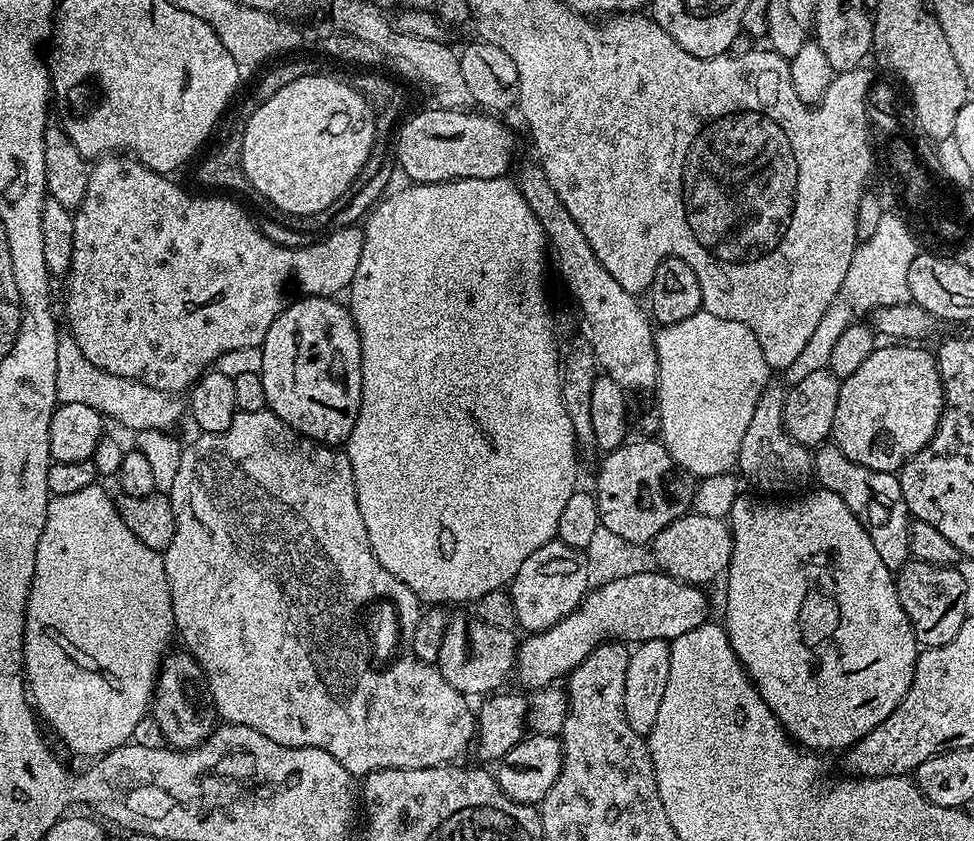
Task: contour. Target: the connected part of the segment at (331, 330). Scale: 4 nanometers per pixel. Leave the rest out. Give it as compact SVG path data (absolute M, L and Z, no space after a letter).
M327 296L297 298L274 318L260 349L267 411L317 444L343 445L362 402L362 350L347 307Z

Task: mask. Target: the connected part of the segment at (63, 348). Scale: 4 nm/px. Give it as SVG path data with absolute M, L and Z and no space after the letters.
M70 334L58 335L58 362L54 370L54 386L56 399L60 404L82 402L100 413L101 417L109 421L112 419L114 423L129 428L132 434L152 429L171 429L171 424L186 412L185 405L181 401L179 404L175 395L154 390L150 386L139 384L137 380L118 378L118 374L98 370L98 366L94 366L94 362L90 362L90 358L86 358L86 354L78 350Z

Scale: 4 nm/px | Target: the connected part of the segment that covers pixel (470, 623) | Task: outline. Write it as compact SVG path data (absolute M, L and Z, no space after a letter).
M453 615L448 621L442 644L438 650L438 658L434 662L435 671L446 682L450 682L450 686L454 686L454 690L458 690L466 698L484 698L489 694L495 693L497 690L505 687L504 679L509 675L513 675L516 666L516 649L518 647L517 637L512 637L513 633L506 628L498 626L486 626L486 622L477 620L475 615L468 616Z

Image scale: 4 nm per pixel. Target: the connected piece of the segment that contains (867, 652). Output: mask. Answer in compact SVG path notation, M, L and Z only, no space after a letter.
M817 487L815 489L816 492L812 491L813 490L808 490L803 494L797 495L795 498L784 499L765 498L760 494L752 494L756 496L744 496L744 494L737 495L730 513L732 557L728 563L728 570L726 573L726 581L728 580L728 601L724 604L724 617L722 617L722 623L724 629L728 631L730 646L734 650L736 657L740 660L741 666L744 667L744 673L748 675L752 685L758 689L760 697L766 702L766 706L770 706L770 710L776 715L780 725L787 730L789 736L792 737L793 741L795 741L799 747L825 754L824 752L830 751L831 748L840 748L839 750L851 748L853 744L858 743L866 734L870 734L870 730L874 730L874 726L878 726L884 721L888 715L896 709L898 702L902 702L902 698L906 694L906 690L910 690L910 682L914 678L918 645L916 643L916 635L912 629L912 623L906 618L906 610L902 610L902 602L898 602L898 590L896 589L893 569L888 568L886 562L882 562L882 554L878 554L878 550L874 550L874 542L870 542L870 534L866 534L866 530L858 522L858 518L854 518L854 514L850 514L850 506L846 506L846 502L842 502L842 498L838 498L838 494L834 494L830 489L822 487Z

